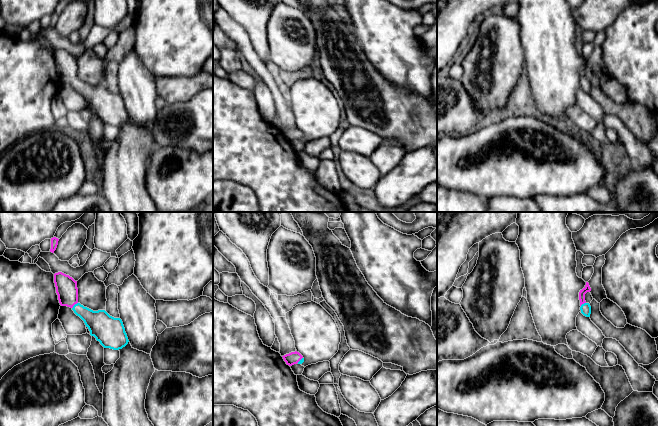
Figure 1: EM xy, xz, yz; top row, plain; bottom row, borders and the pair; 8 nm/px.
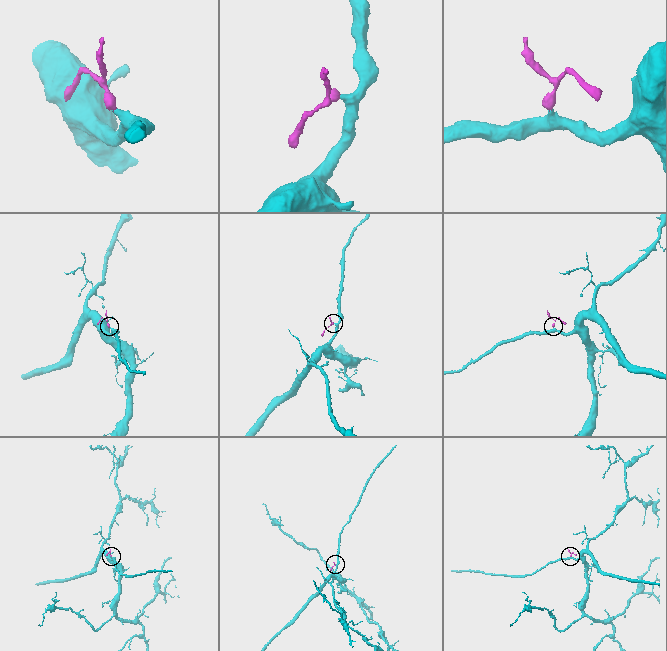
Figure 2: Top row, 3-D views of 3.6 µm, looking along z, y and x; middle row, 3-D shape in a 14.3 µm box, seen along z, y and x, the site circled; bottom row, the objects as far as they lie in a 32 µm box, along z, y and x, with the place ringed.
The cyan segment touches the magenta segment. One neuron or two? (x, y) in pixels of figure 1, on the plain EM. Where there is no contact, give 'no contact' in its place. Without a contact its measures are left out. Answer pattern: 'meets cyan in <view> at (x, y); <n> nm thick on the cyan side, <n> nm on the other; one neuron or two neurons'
meets cyan in xy at (74, 81); 200 nm thick on the cyan side, 180 nm on the other; one neuron

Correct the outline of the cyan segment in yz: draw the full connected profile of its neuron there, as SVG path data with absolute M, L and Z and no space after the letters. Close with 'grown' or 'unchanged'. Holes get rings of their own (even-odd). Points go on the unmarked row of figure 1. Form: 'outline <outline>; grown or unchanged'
outline M586 58L585 63L579 68L579 76L580 76L580 82L581 82L580 86L581 86L581 89L586 93L590 93L590 90L591 90L591 82L589 79L585 77L585 70L590 67L591 67L591 64L589 62L589 59Z; grown

